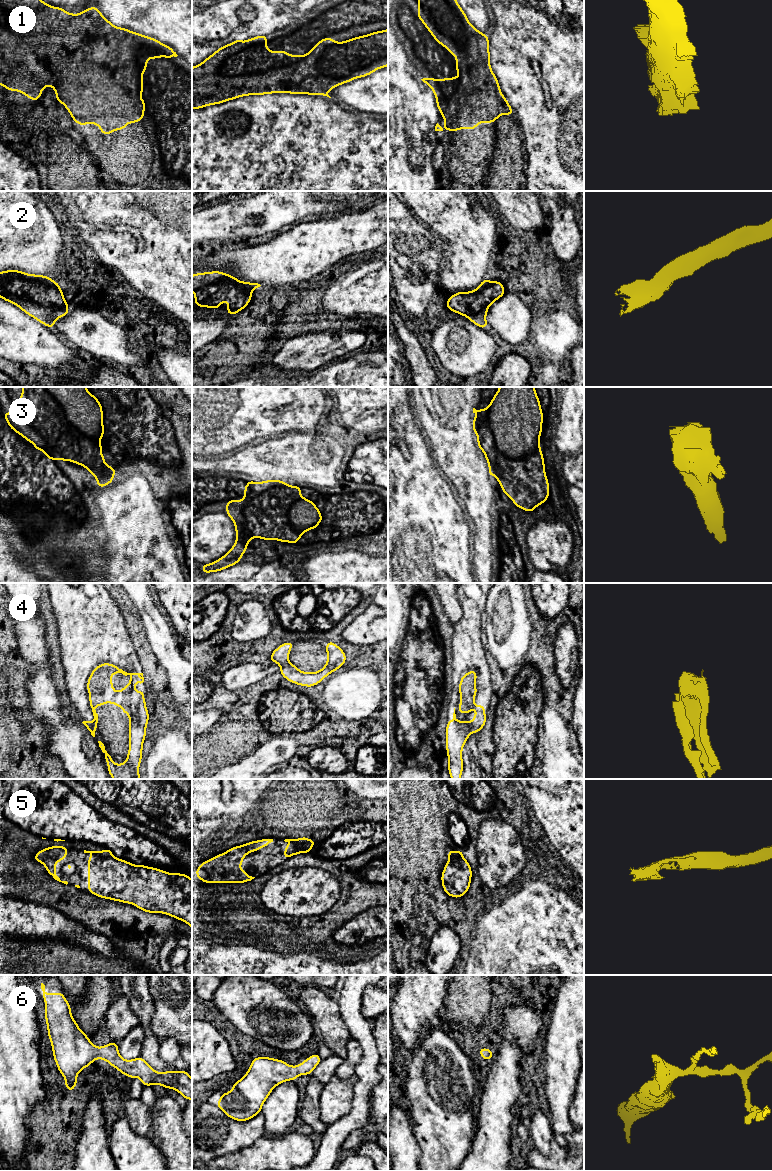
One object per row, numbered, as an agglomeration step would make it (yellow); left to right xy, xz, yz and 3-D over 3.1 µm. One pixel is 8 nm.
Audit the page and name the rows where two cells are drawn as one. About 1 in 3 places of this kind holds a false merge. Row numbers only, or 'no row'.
1

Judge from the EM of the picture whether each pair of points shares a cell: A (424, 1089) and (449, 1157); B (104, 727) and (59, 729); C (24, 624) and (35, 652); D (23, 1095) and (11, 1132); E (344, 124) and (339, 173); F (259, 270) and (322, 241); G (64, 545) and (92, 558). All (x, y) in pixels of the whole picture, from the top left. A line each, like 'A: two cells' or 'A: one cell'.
A: one cell
B: two cells
C: one cell
D: one cell
E: one cell
F: one cell
G: one cell

